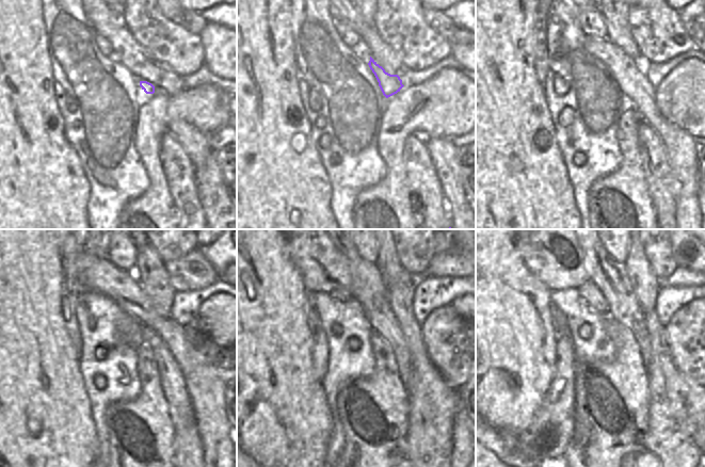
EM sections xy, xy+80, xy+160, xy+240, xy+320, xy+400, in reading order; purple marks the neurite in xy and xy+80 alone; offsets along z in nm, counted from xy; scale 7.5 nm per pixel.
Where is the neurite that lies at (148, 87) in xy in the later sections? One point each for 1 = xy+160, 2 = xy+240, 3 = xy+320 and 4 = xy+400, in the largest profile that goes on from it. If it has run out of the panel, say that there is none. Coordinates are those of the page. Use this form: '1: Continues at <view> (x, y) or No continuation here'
1: Continues at xy+160 (639, 92)
2: Continues at xy+240 (96, 273)
3: Continues at xy+320 (323, 269)
4: Continues at xy+400 (550, 251).

